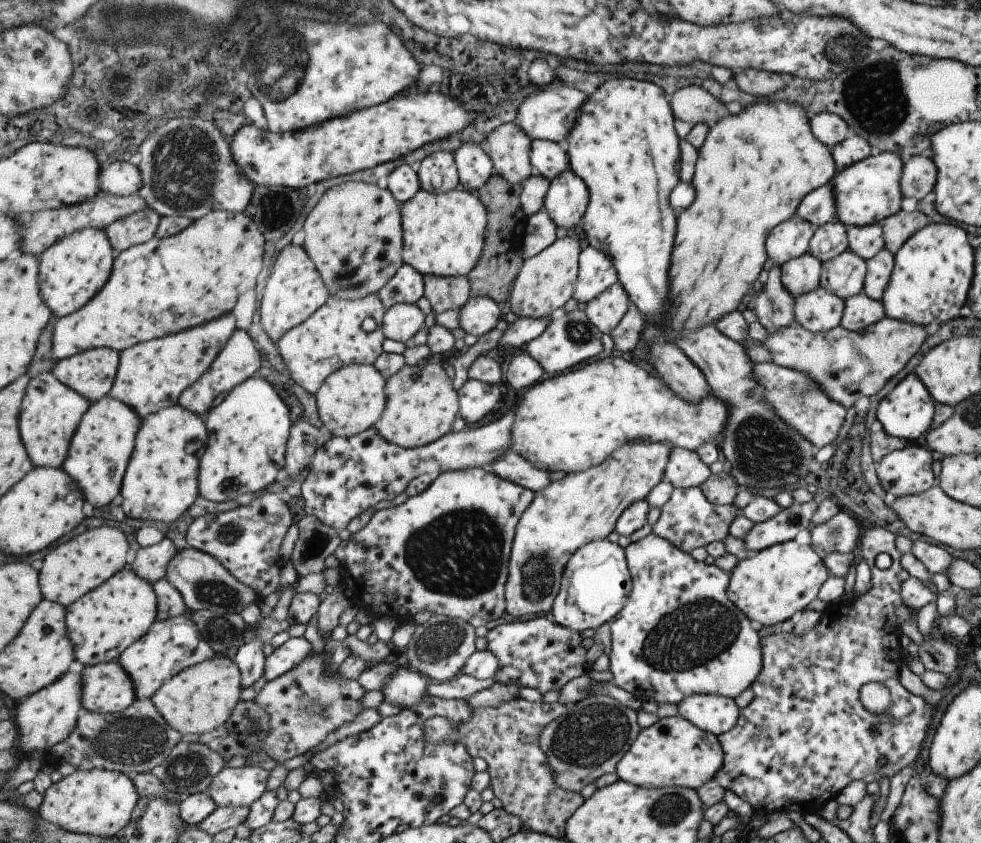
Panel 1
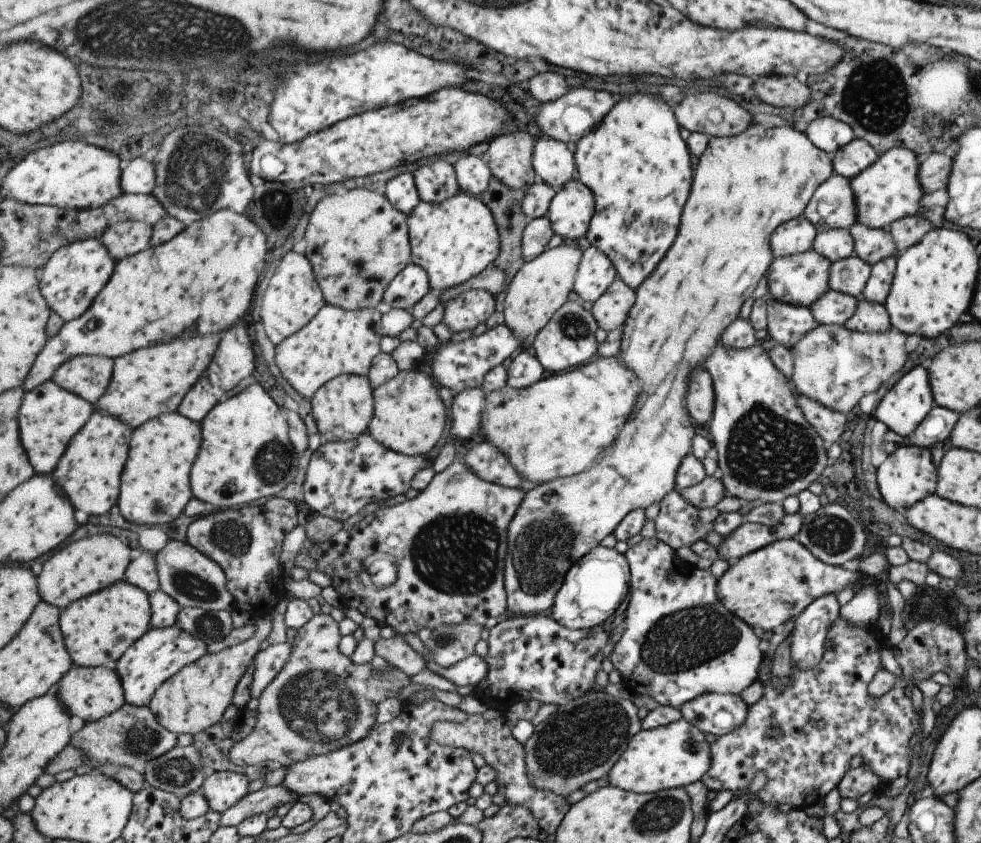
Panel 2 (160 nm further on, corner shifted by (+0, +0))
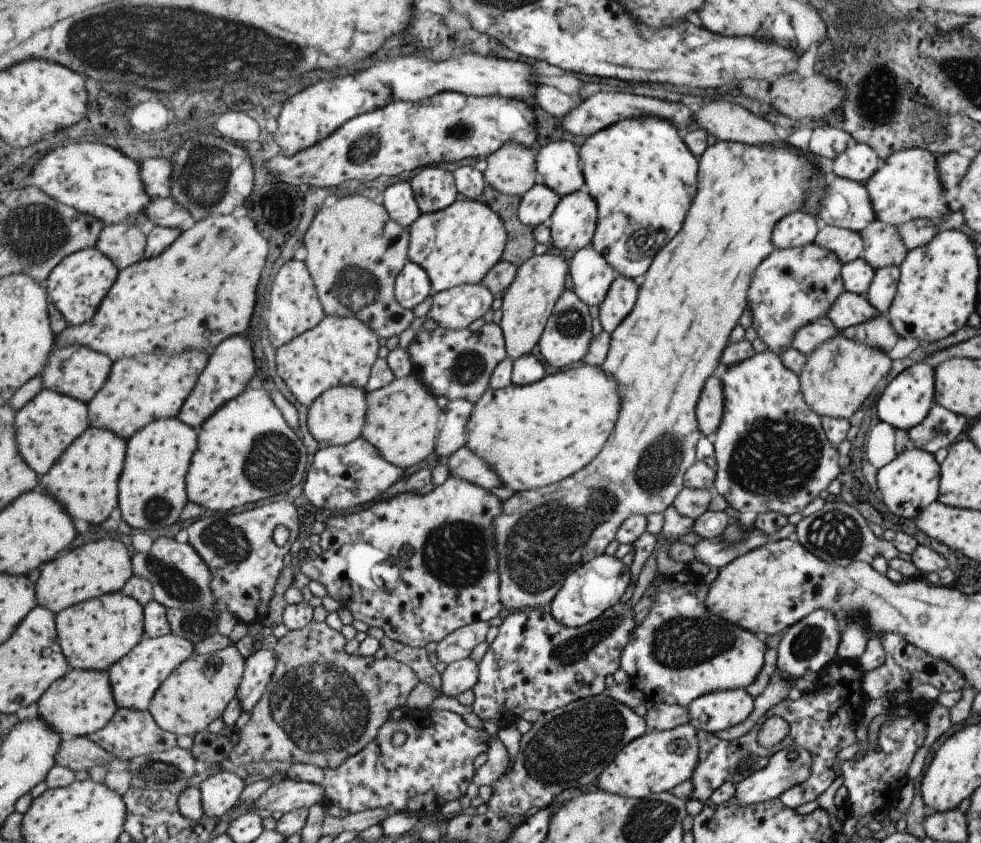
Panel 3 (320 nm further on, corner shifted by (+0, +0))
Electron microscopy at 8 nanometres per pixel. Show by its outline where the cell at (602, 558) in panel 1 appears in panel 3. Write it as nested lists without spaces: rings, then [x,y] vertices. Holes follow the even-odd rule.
[[[599,555],[596,559],[582,564],[571,572],[565,586],[553,599],[551,613],[561,624],[570,627],[577,628],[592,623],[623,598],[631,577],[631,566],[623,564],[619,558],[615,558],[613,555]]]

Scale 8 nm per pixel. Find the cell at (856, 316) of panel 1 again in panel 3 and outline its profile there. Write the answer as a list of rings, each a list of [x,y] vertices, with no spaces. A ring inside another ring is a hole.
[[[879,314],[873,319],[845,328],[841,334],[849,340],[857,341],[870,347],[889,352],[898,340],[885,314]]]

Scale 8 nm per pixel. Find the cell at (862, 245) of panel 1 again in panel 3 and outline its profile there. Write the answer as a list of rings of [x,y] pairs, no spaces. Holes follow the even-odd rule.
[[[873,220],[859,232],[862,240],[862,251],[859,258],[863,259],[872,269],[897,267],[903,262],[906,252],[898,227]]]

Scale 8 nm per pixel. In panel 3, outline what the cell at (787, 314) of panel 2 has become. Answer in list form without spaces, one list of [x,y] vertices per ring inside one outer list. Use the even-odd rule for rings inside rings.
[[[821,317],[797,329],[791,347],[807,357],[818,345],[833,338],[838,332],[841,331],[827,317]]]

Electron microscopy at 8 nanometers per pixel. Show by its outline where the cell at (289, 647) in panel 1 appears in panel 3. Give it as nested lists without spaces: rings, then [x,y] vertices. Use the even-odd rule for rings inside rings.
[[[265,649],[253,652],[247,658],[237,698],[249,714],[260,703],[266,688],[269,688],[277,668],[277,661],[276,652]]]

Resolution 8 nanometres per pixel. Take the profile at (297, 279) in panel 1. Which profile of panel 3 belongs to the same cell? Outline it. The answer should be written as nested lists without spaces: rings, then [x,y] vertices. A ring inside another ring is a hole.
[[[305,260],[286,261],[281,270],[278,270],[270,291],[266,323],[267,334],[273,347],[283,347],[285,343],[303,335],[304,332],[313,330],[326,316],[308,264],[305,264]]]

